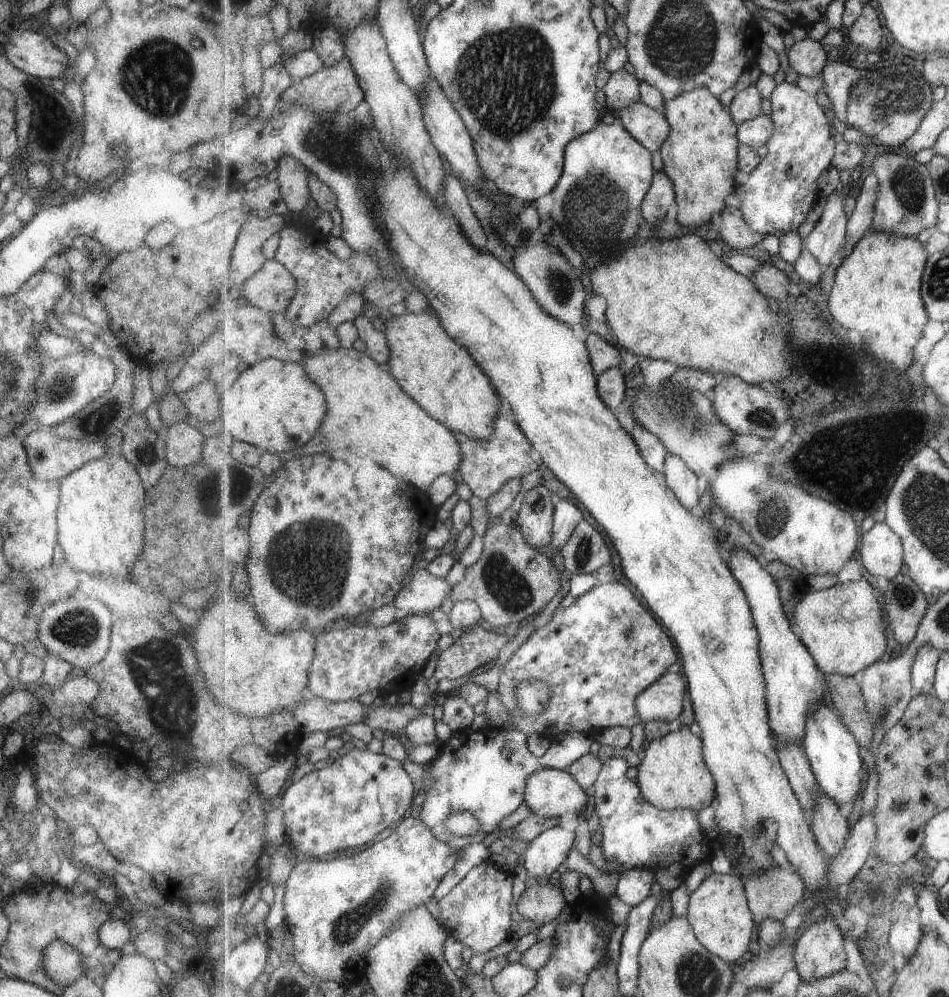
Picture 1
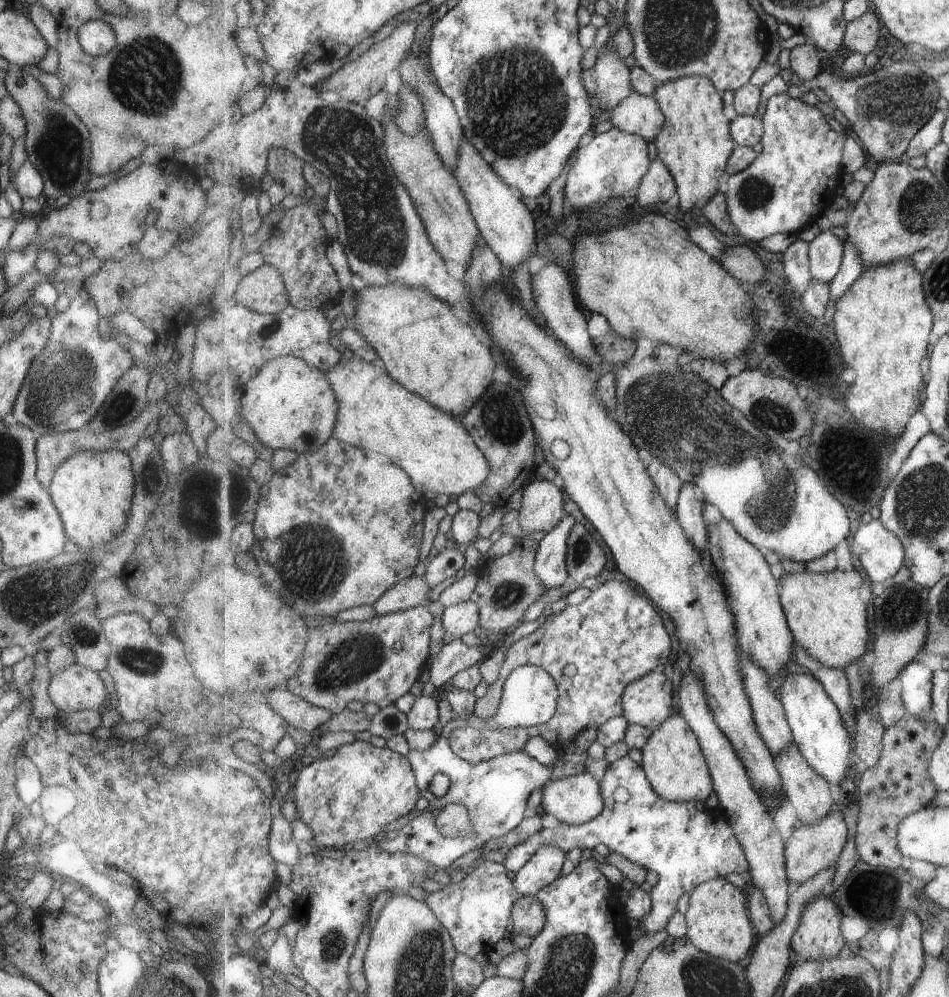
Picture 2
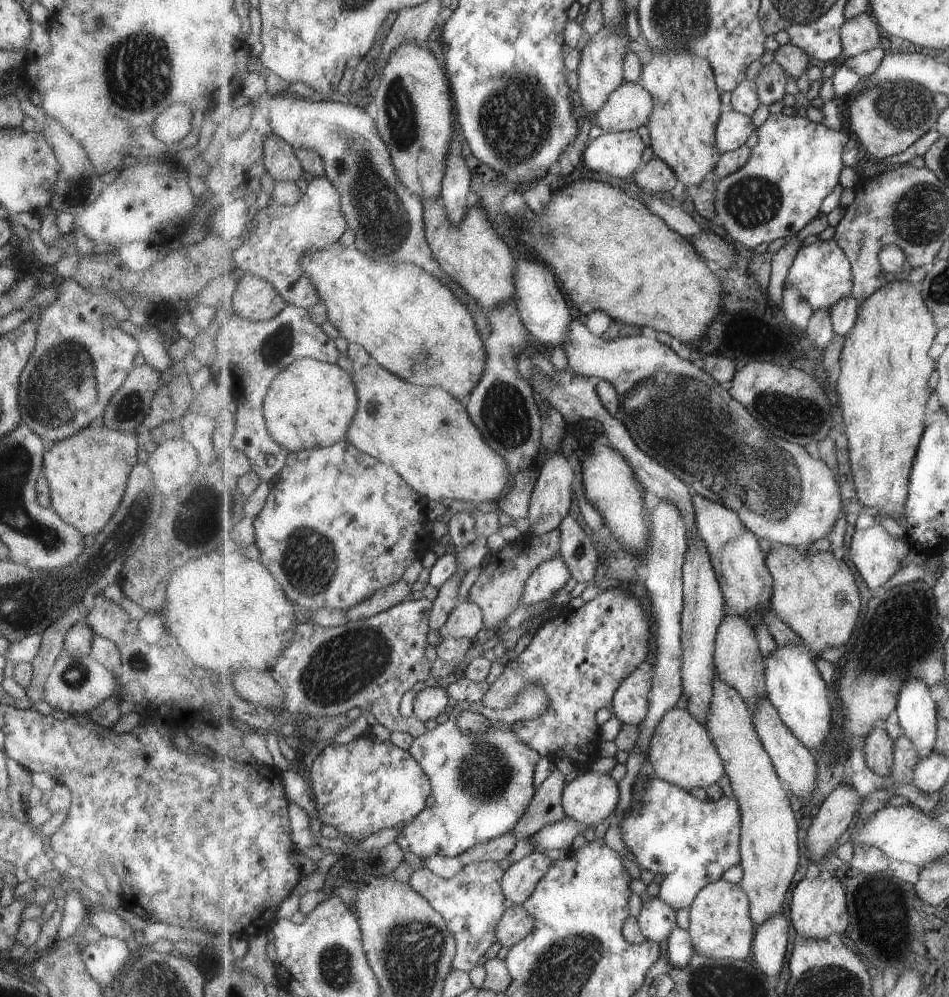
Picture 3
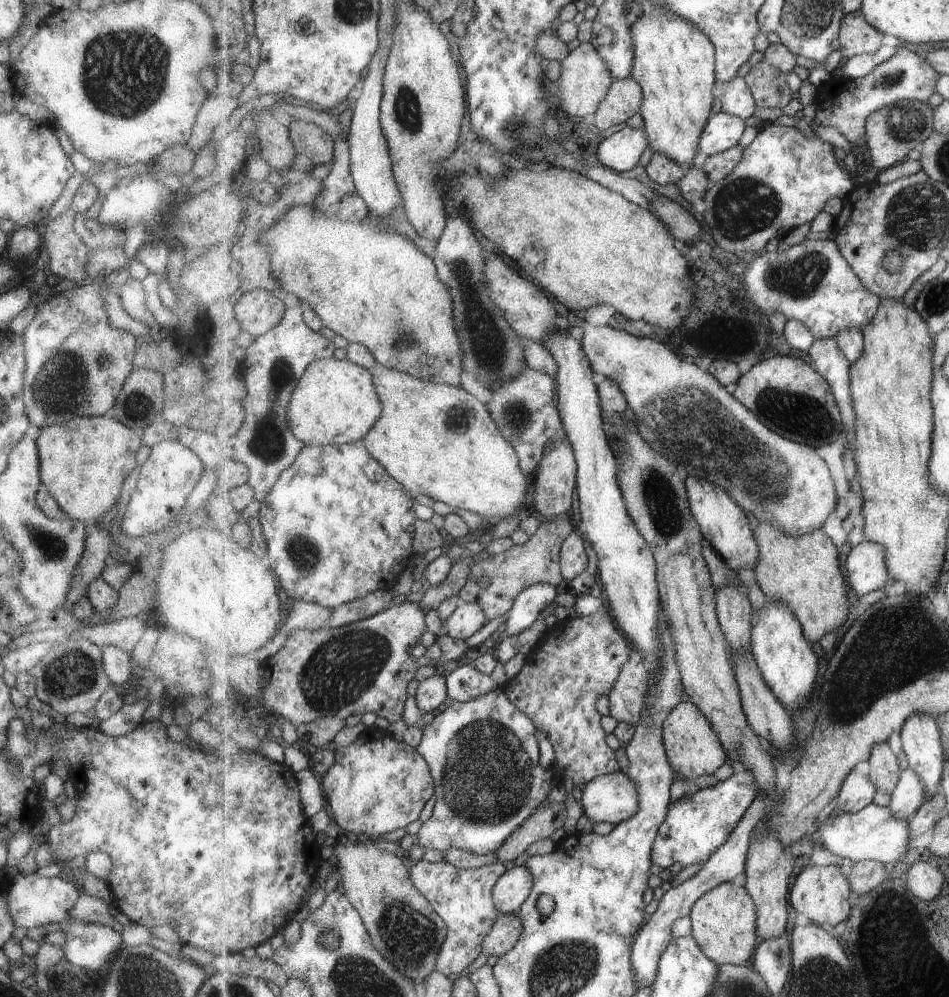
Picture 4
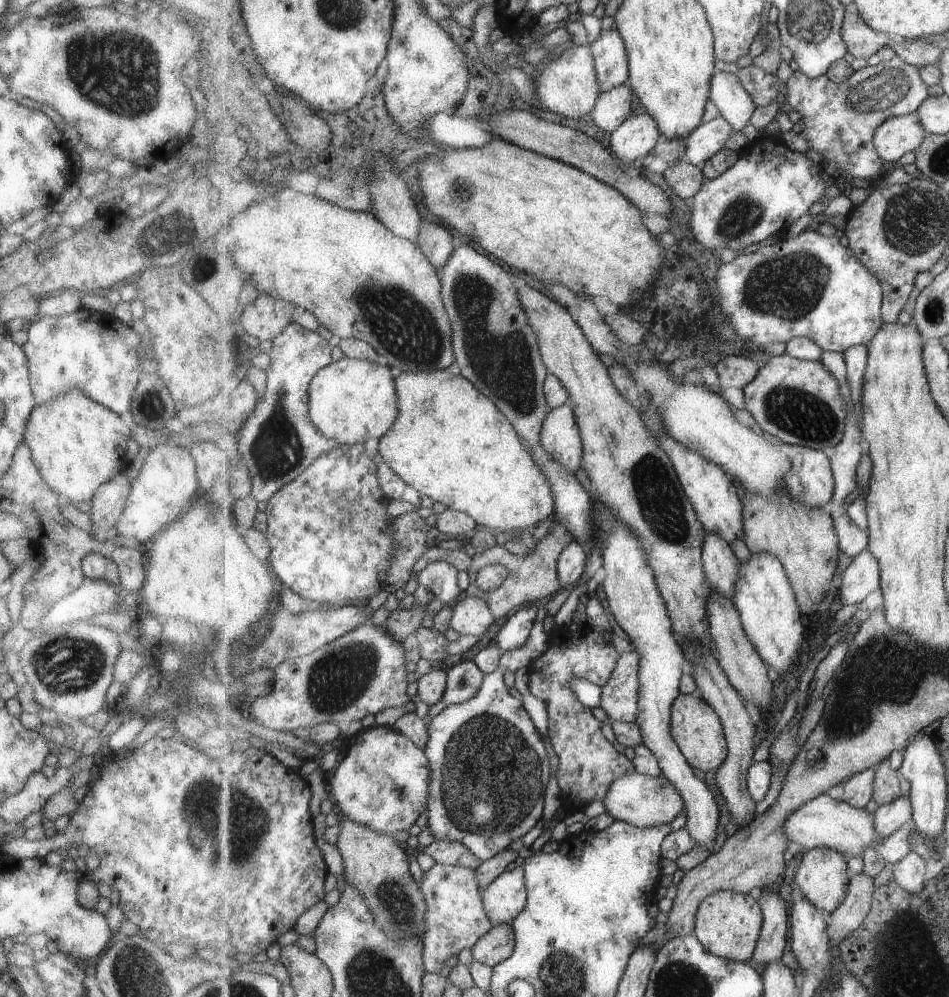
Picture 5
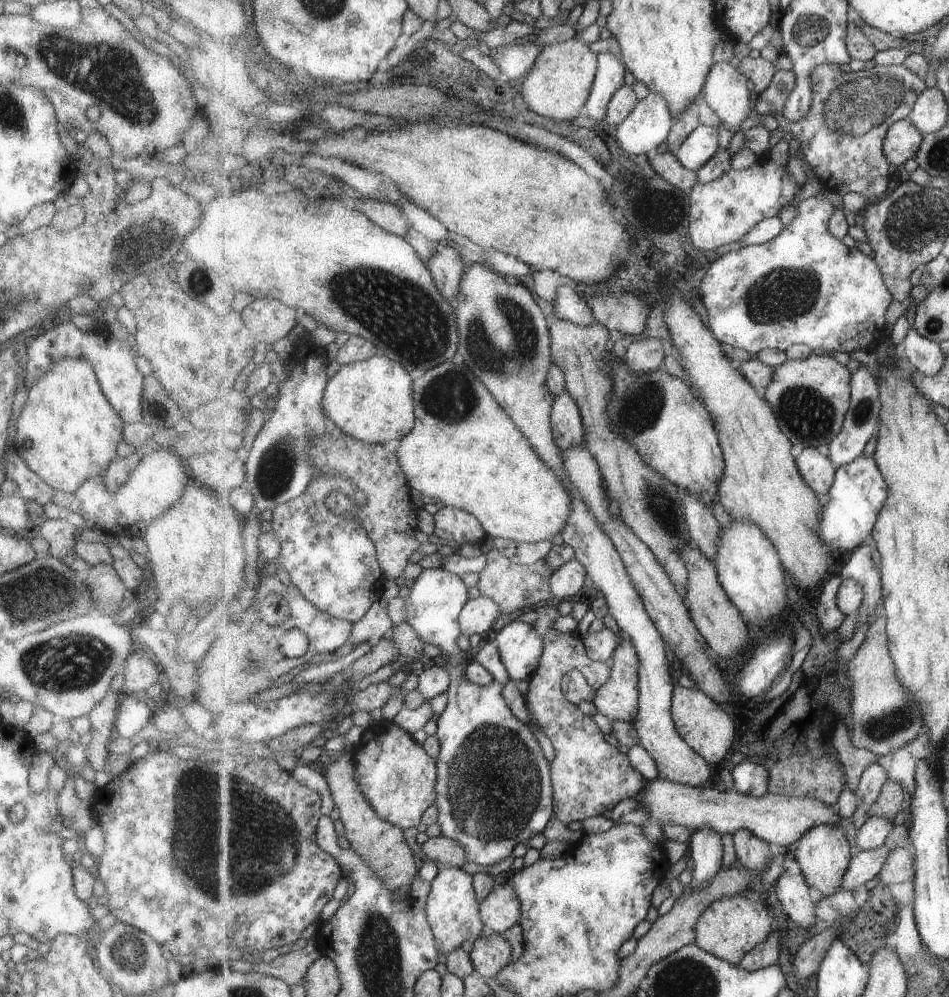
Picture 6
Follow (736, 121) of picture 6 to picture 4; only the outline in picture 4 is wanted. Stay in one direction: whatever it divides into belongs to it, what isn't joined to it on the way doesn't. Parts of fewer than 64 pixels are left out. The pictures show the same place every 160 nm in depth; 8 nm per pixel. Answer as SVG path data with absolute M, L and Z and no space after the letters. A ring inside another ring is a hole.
M738 76L723 86L725 90L720 97L721 110L741 117L743 120L756 114L758 106L745 77Z

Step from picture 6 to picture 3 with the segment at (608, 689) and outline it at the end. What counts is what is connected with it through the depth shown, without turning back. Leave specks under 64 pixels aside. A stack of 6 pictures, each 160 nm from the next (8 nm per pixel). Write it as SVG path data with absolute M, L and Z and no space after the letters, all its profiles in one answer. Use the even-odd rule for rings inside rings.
M637 669L614 694L611 711L624 725L638 727L648 717L654 672Z

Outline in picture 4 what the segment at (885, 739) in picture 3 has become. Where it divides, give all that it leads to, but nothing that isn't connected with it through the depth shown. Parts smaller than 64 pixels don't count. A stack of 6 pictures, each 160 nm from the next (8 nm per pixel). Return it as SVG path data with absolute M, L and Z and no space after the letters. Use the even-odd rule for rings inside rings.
M889 741L876 744L869 757L869 777L876 784L878 790L891 794L898 785L904 770L899 764L899 758L893 752Z

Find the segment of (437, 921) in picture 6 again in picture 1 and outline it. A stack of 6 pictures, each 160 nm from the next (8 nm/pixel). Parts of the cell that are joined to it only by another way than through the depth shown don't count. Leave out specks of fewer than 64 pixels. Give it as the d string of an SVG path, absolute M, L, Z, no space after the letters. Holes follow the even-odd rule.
M484 860L439 902L439 921L450 936L469 946L475 954L489 952L511 936L509 928L517 918L513 912L515 890L511 876L511 872L497 866L493 860Z

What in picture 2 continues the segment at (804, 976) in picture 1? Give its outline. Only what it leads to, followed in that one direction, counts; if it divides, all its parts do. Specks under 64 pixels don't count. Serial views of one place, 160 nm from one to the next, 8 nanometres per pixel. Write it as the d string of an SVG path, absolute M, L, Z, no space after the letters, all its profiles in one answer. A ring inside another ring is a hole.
M821 895L816 899L813 898L805 907L799 928L792 938L792 951L797 963L837 958L843 946L848 943L845 942L843 932L841 932L841 912L839 912L841 908L835 901L835 898Z

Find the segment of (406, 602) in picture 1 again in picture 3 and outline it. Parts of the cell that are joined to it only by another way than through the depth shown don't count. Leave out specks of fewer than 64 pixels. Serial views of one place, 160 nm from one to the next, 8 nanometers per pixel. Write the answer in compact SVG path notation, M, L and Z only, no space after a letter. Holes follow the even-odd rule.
M397 581L346 611L347 618L349 621L360 621L371 618L376 614L393 608L395 605L401 604L407 596L411 595L411 590L413 590L411 584Z

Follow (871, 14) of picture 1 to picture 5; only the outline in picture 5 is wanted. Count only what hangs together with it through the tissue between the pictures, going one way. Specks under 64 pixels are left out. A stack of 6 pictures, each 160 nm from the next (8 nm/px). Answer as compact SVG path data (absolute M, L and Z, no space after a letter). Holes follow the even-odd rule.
M846 12L842 26L842 37L848 46L848 52L854 58L868 60L888 44L889 34L870 27L860 14Z

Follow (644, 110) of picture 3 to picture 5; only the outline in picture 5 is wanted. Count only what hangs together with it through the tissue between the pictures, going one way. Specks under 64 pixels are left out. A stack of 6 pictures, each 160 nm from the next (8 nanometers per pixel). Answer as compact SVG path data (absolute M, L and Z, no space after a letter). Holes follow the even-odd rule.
M627 84L605 92L591 113L595 125L612 134L631 117L633 100L633 90Z

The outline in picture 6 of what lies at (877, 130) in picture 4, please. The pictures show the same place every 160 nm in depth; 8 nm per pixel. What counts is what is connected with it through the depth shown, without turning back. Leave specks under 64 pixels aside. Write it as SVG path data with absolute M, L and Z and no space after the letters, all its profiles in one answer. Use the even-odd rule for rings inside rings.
M902 119L889 128L885 138L885 156L900 172L909 160L916 159L923 142L924 135L909 119Z

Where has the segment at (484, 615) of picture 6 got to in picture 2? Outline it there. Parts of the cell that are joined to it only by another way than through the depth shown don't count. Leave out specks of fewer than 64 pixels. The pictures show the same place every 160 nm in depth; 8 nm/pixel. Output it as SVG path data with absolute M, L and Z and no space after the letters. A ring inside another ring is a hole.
M471 600L447 607L442 612L442 626L444 630L456 638L475 630L480 626L480 608Z

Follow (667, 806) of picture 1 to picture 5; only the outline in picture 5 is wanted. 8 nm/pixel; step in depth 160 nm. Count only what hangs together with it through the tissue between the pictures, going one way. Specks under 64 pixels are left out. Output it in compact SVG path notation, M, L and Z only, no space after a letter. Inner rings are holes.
M680 695L672 706L672 735L693 768L713 772L721 768L728 757L728 742L720 715L699 695Z

